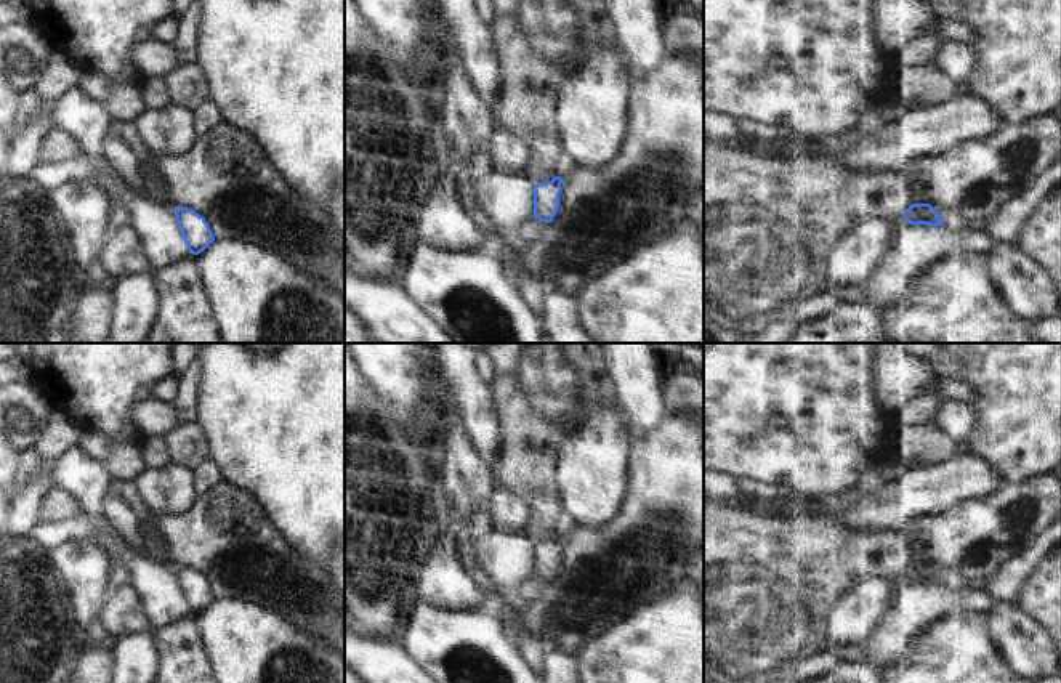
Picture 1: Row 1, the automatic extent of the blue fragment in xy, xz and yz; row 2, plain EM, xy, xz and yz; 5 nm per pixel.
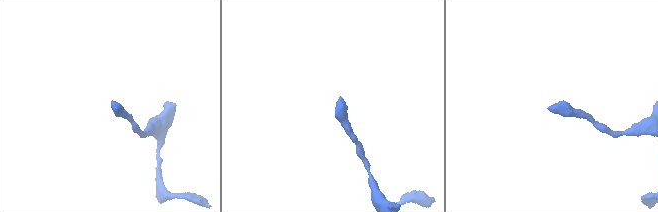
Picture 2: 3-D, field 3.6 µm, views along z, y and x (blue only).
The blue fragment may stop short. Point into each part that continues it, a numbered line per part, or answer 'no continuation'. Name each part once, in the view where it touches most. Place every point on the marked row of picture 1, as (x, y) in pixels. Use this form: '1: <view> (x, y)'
no continuation

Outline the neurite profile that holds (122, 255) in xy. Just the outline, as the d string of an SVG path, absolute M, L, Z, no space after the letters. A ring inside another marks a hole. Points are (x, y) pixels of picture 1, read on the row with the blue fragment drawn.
M130 226L112 231L99 261L104 269L117 279L151 273L143 245Z

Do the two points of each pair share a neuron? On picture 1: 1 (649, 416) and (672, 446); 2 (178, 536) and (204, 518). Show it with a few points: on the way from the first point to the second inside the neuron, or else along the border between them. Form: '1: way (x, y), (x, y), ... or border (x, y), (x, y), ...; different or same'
1: border (667, 416), (633, 441); different
2: way (185, 536), (197, 525); same

